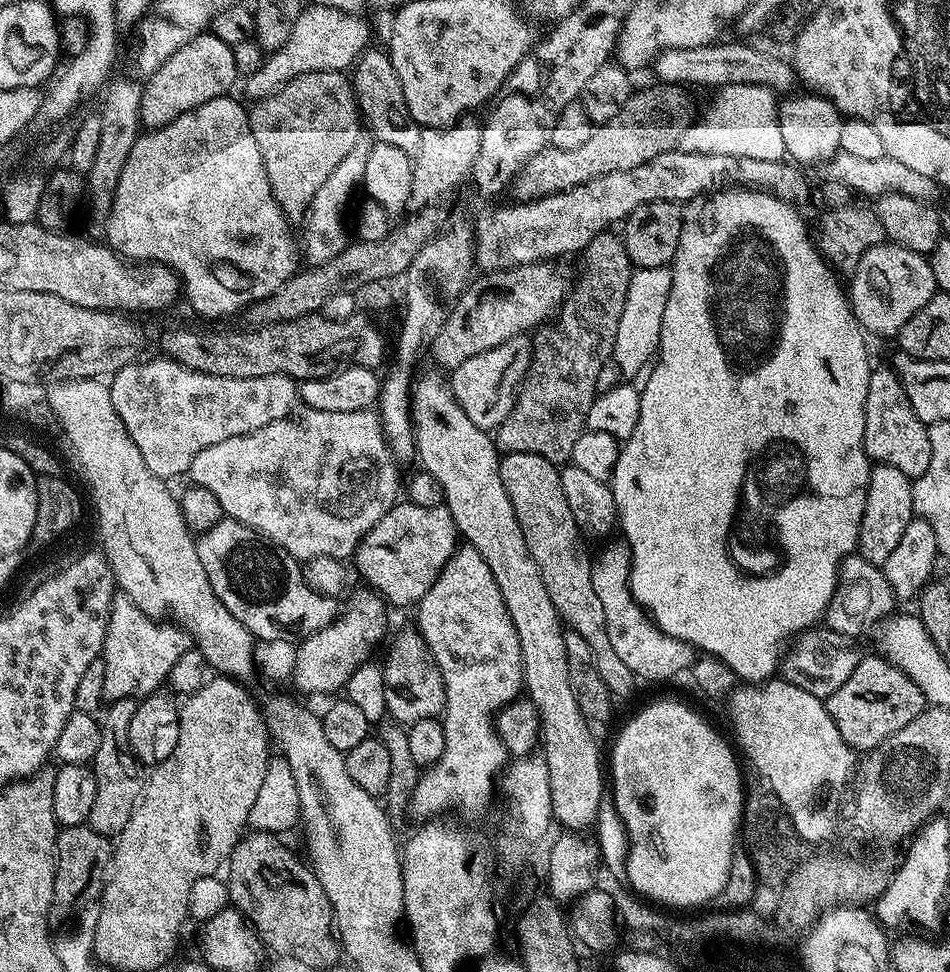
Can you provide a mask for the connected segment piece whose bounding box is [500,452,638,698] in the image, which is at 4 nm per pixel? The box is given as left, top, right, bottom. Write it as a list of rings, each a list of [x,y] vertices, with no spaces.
[[[510,452],[500,457],[500,473],[502,486],[506,486],[506,494],[514,506],[518,526],[522,526],[522,538],[526,538],[526,546],[530,546],[534,562],[538,562],[542,582],[546,582],[546,594],[550,594],[554,610],[571,631],[586,638],[594,654],[598,674],[602,674],[602,682],[606,682],[613,697],[630,695],[638,680],[622,663],[622,658],[614,654],[614,646],[610,646],[610,634],[606,634],[606,614],[602,614],[602,600],[598,594],[594,594],[593,557],[590,552],[588,556],[585,537],[578,522],[574,522],[574,514],[570,514],[566,494],[562,494],[560,468],[538,454]]]

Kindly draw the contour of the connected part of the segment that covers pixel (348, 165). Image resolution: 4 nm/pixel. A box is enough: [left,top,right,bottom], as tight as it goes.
[302,138,373,266]

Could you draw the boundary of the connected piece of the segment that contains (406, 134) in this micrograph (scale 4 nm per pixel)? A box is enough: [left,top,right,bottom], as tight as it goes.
[350,51,421,157]

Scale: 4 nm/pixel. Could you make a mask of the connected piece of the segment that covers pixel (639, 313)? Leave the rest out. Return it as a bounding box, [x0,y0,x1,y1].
[613,267,672,378]

